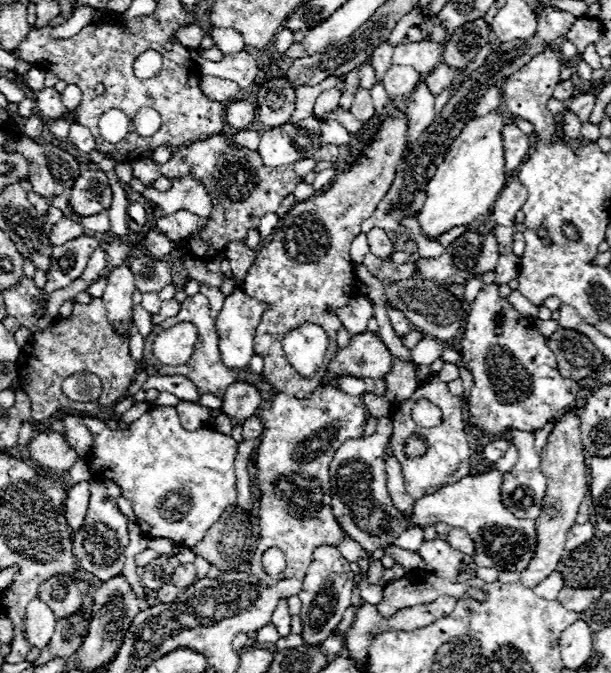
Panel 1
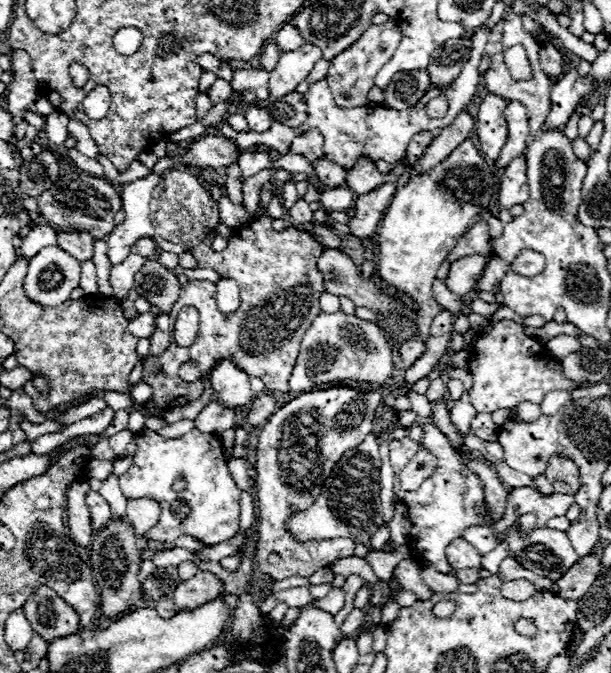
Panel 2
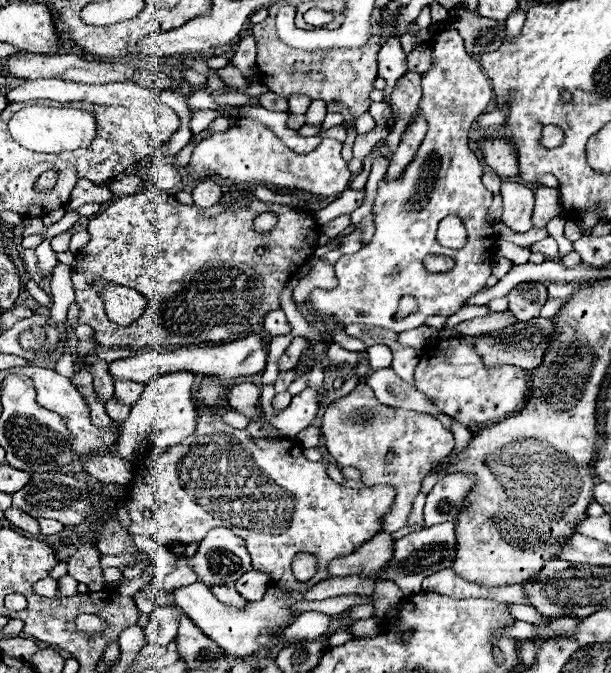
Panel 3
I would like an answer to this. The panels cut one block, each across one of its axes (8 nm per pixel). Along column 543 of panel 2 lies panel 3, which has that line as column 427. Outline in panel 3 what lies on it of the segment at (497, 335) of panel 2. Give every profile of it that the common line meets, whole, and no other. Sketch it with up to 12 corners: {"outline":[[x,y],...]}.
{"outline":[[478,336],[424,346],[416,388],[466,428],[528,402],[530,370],[486,368]]}

